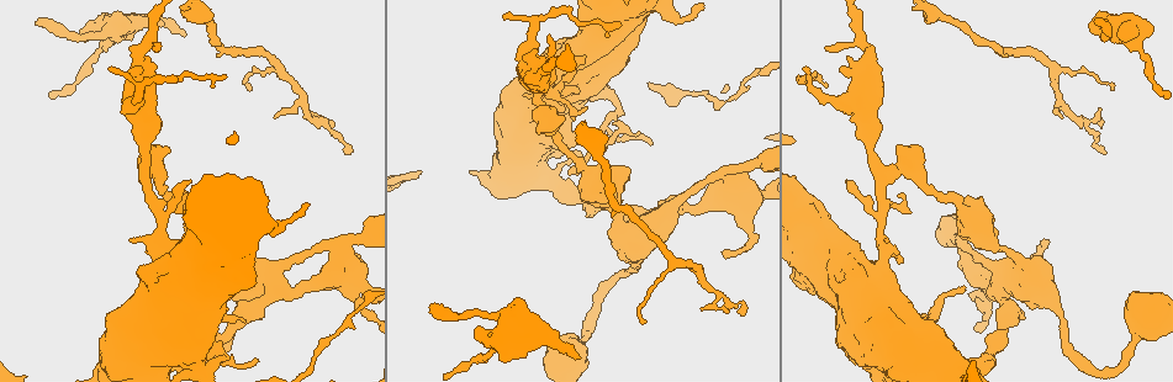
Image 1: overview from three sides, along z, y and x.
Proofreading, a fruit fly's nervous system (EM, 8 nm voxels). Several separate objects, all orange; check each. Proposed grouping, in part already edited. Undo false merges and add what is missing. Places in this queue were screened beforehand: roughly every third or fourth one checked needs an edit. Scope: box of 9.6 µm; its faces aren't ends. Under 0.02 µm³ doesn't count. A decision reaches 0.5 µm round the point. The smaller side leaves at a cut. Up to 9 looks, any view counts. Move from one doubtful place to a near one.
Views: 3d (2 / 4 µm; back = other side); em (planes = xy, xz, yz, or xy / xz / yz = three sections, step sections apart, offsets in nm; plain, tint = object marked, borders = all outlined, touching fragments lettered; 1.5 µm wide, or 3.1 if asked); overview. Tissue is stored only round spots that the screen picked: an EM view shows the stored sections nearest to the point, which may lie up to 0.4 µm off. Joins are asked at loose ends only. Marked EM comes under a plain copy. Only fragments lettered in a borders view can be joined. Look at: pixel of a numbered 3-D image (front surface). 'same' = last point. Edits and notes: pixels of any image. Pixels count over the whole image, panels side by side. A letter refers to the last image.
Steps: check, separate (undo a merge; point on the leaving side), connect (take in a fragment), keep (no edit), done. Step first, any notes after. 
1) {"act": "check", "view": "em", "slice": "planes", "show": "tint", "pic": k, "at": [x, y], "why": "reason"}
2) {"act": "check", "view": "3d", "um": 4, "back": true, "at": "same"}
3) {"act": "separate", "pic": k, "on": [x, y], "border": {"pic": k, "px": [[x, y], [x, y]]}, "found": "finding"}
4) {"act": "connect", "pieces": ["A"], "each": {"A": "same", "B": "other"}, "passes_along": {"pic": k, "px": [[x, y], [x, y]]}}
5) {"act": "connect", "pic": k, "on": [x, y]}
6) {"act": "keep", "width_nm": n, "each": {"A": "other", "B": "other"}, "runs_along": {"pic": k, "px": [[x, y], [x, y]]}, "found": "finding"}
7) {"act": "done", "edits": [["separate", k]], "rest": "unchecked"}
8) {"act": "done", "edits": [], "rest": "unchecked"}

{"act": "check", "view": "3d", "um": 2, "pic": 1, "at": [617, 213], "why": "calibre changes"}

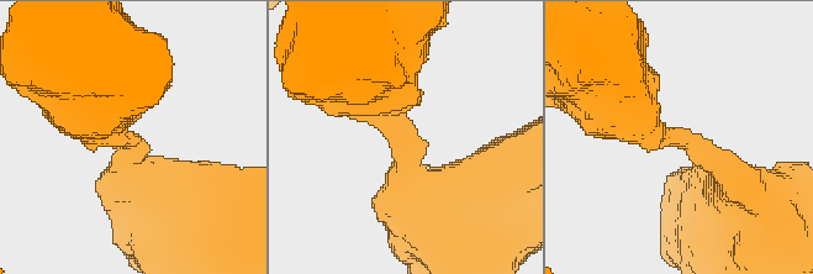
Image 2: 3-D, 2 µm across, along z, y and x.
{"act": "check", "view": "em", "slice": "xz", "step": 4, "show": "tint", "pic": 2, "at": [124, 136], "arm_widths_nm": [550, 650]}

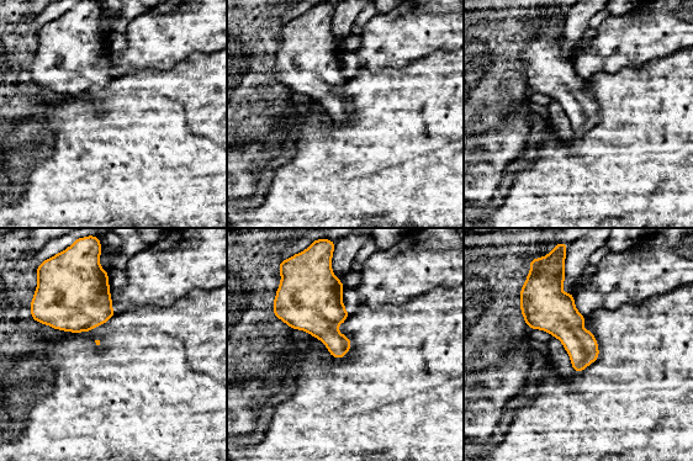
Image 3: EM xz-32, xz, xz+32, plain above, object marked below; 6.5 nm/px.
{"act": "check", "view": "em", "slice": "xz", "step": 4, "show": "borders", "at": "same"}

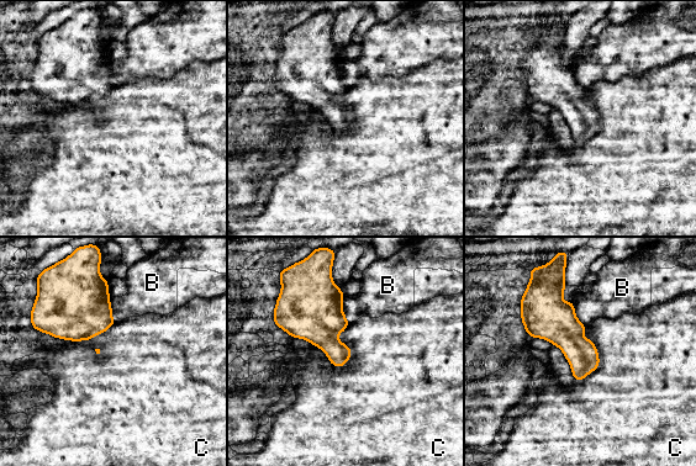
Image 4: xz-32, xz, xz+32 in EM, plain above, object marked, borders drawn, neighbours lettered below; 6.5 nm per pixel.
{"act": "keep", "width_nm": 30, "each": {"B": "other", "C": "other"}, "border": {"pic": 4, "px": [[586, 327], [599, 365], [576, 381]]}, "found": "continuous, no second cell"}

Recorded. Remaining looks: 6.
{"act": "check", "view": "3d", "um": 4, "pic": 1, "at": [568, 172], "why": "tapers out"}

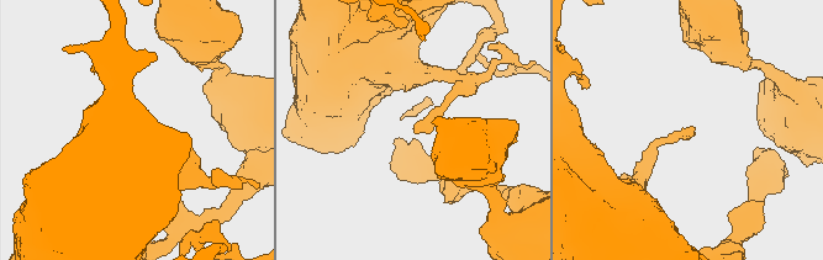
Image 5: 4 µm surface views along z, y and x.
{"act": "check", "view": "em", "slice": "planes", "show": "borders", "pic": 5, "at": [415, 131]}

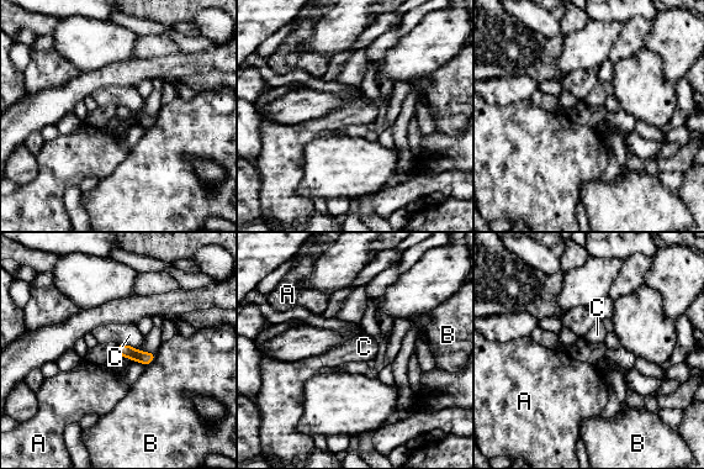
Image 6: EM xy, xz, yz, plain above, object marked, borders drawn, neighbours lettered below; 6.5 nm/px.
{"act": "keep", "each": {"A": "other", "B": "other", "C": "other"}, "border": {"pic": 6, "px": [[118, 343], [126, 343], [135, 348]]}, "found": "none of them fits"}

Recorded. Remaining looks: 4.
{"act": "check", "view": "3d", "um": 4, "pic": 1, "at": [557, 89], "why": "arms part here"}

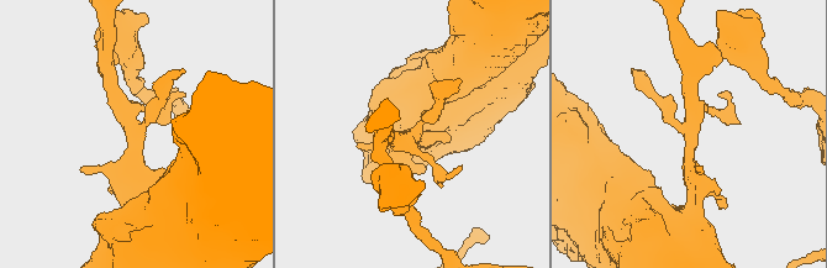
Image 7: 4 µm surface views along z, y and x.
{"act": "check", "view": "em", "slice": "planes", "show": "borders", "pic": 7, "at": [132, 135], "why": "shape alone is not enough"}

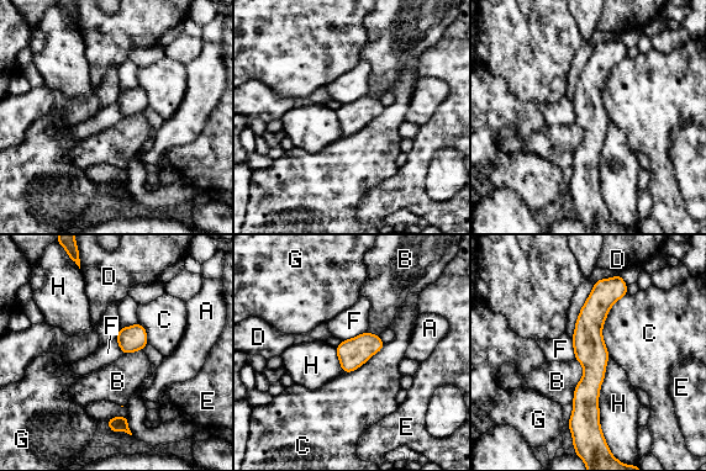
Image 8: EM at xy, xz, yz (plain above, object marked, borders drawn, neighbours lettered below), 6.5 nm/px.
{"act": "keep", "each": {"A": "other", "B": "other", "C": "other", "D": "other", "E": "other", "F": "other", "G": "other", "H": "other"}, "found": "continuous, no second cell"}

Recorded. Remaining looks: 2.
{"act": "check", "view": "3d", "um": 2, "back": true, "pic": 1, "at": [578, 357], "why": "free end"}

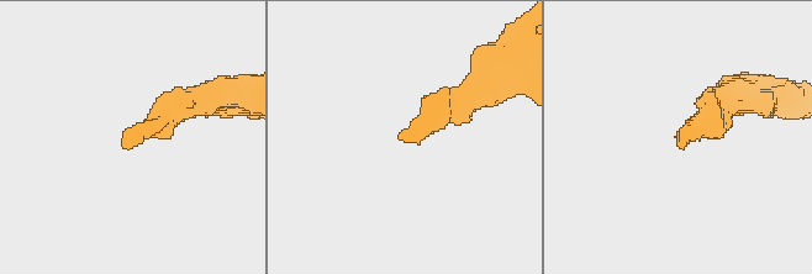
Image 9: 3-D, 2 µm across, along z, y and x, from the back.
{"act": "check", "view": "em", "slice": "planes", "show": "borders", "pic": 9, "at": [682, 146], "why": "shape alone is not enough"}

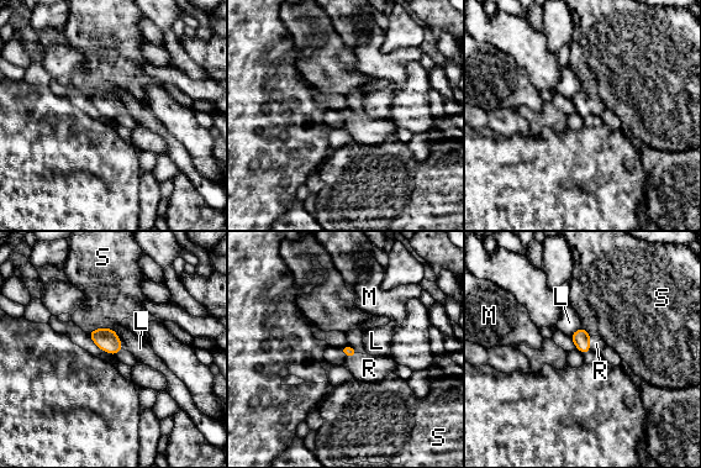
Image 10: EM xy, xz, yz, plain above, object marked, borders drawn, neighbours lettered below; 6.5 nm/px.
{"act": "connect", "pieces": ["R"], "each": {"L": "other", "M": "other", "R": "same", "S": "other"}, "found": "the cell continues"}

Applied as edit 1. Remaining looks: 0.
{"act": "done", "edits": [["connect", 10]], "rest": "unchecked"}

